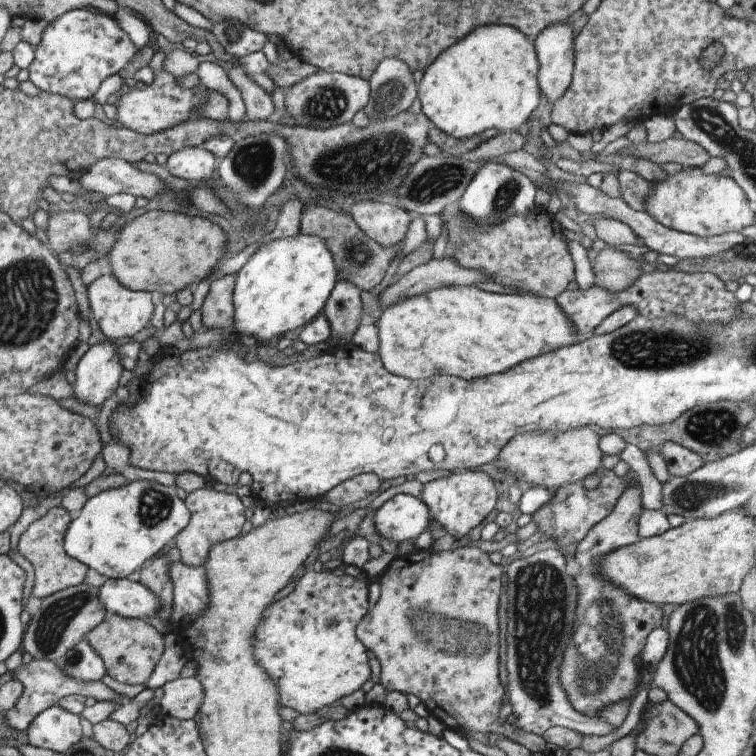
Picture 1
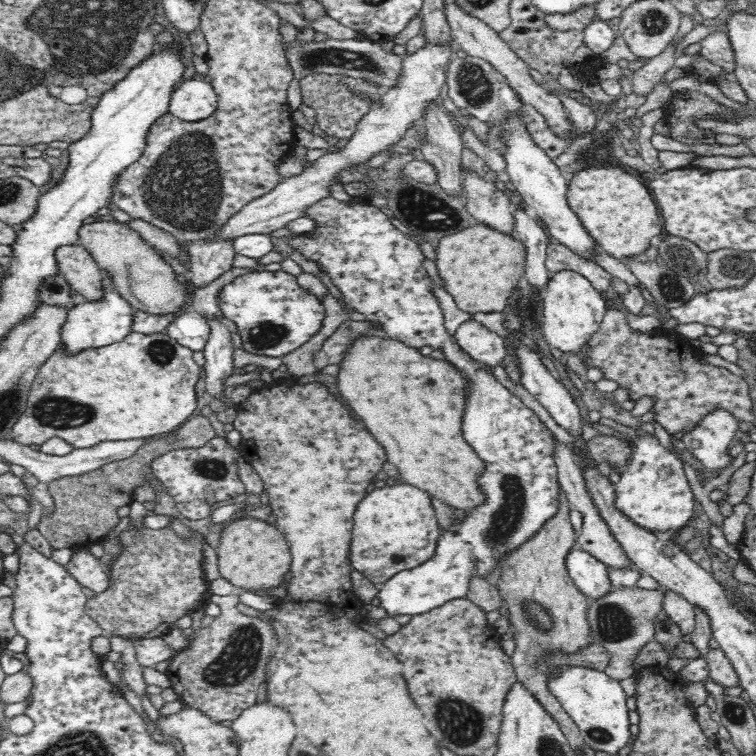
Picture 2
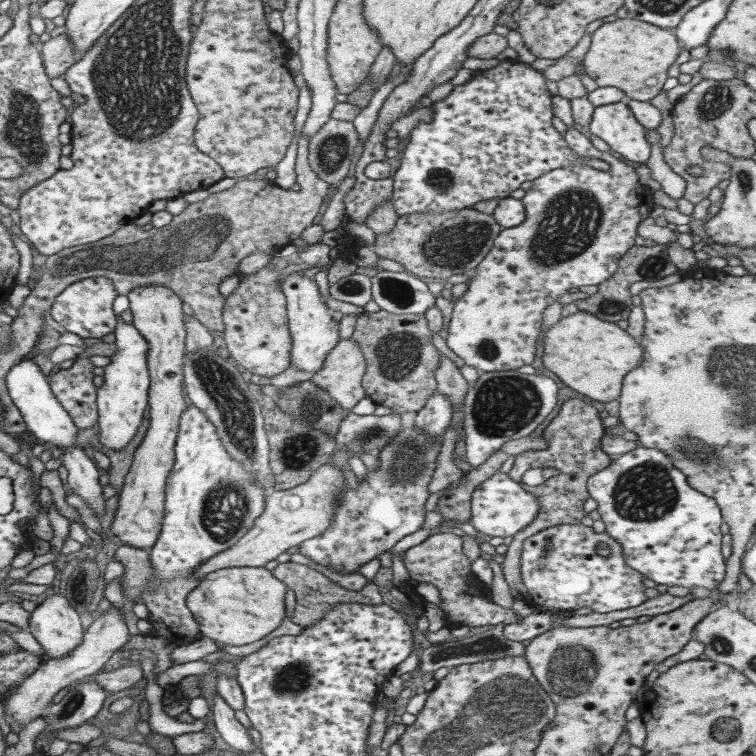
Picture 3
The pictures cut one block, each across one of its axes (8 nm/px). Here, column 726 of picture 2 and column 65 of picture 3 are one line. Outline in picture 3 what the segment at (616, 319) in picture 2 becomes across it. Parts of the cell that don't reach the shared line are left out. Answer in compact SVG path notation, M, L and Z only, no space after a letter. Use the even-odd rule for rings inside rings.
M79 356L68 370L61 370L49 377L49 385L58 402L71 416L78 429L92 426L99 417L97 388L93 379L96 367L90 358Z

